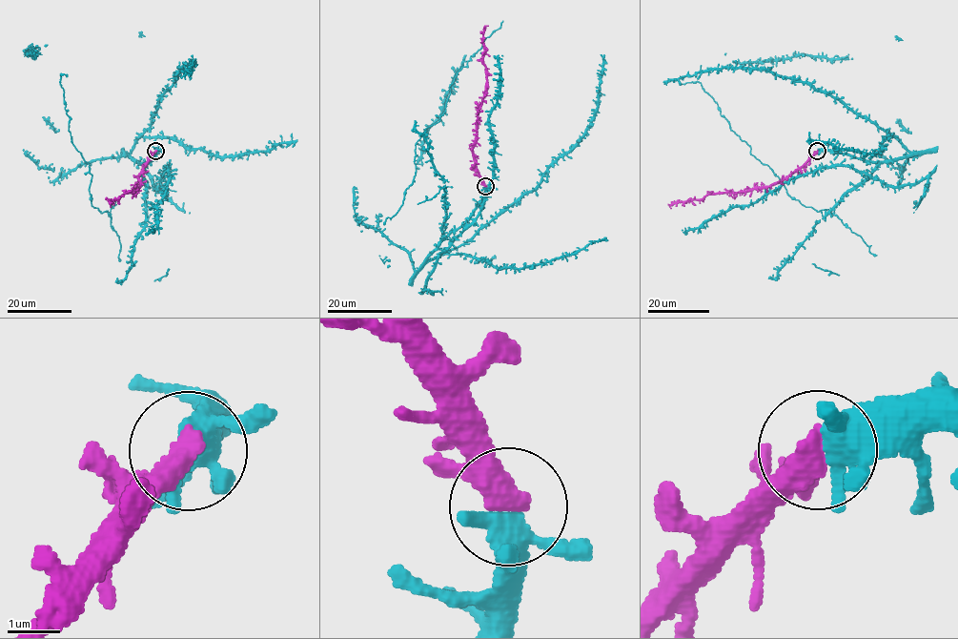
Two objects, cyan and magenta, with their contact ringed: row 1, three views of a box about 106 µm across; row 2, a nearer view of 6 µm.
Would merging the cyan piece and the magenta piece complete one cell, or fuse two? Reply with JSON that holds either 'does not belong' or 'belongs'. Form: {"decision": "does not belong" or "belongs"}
{"decision": "belongs"}

